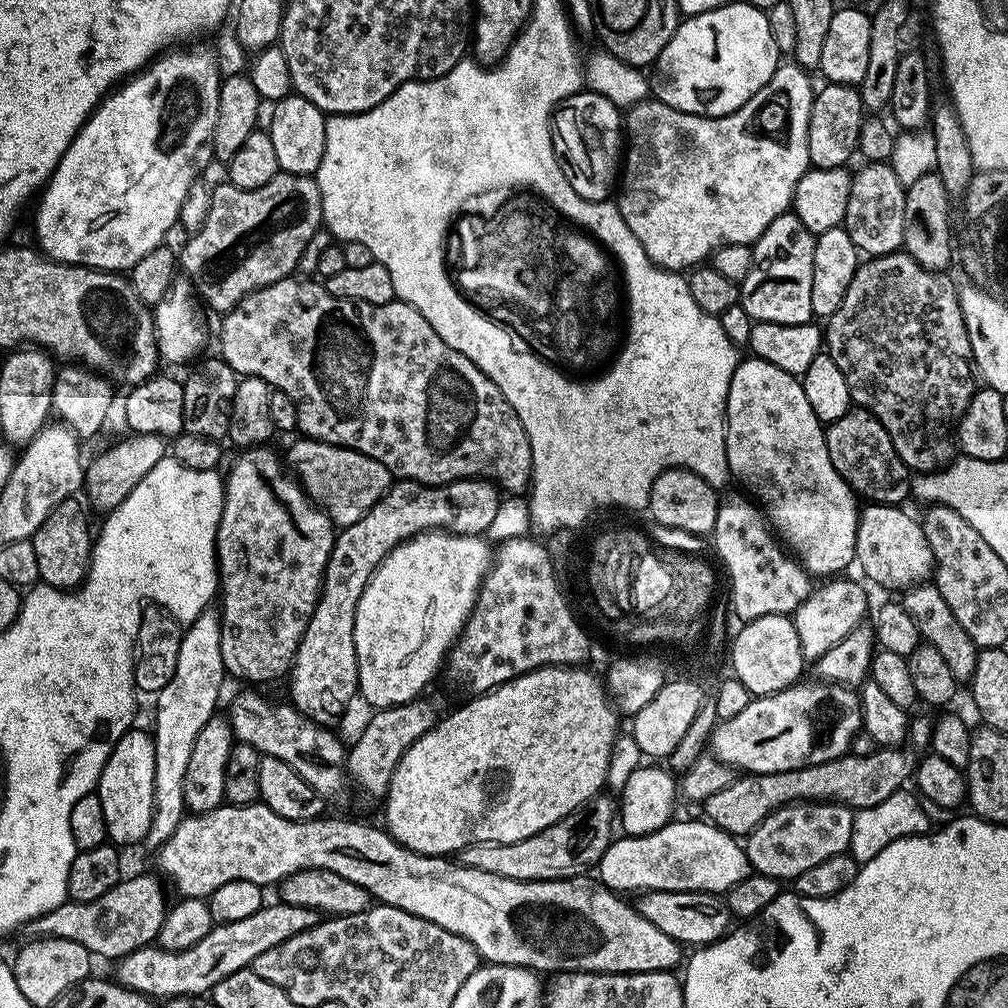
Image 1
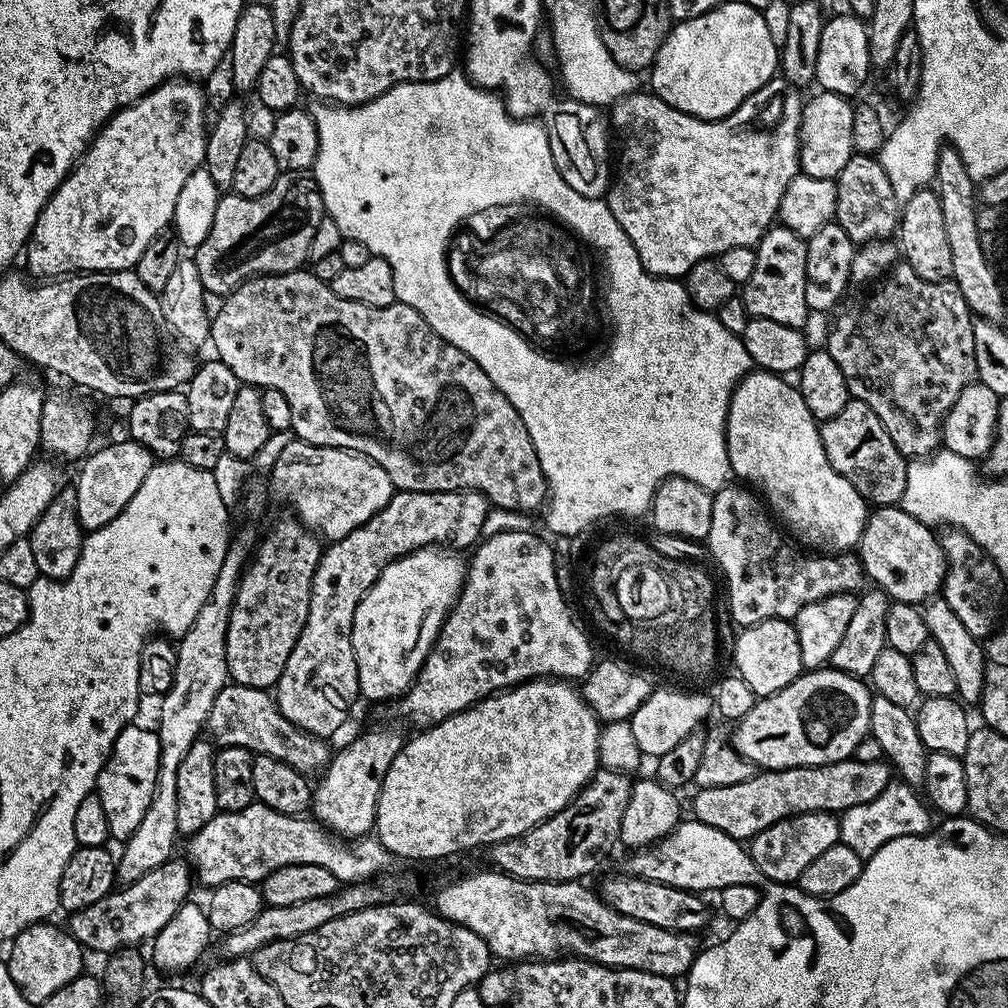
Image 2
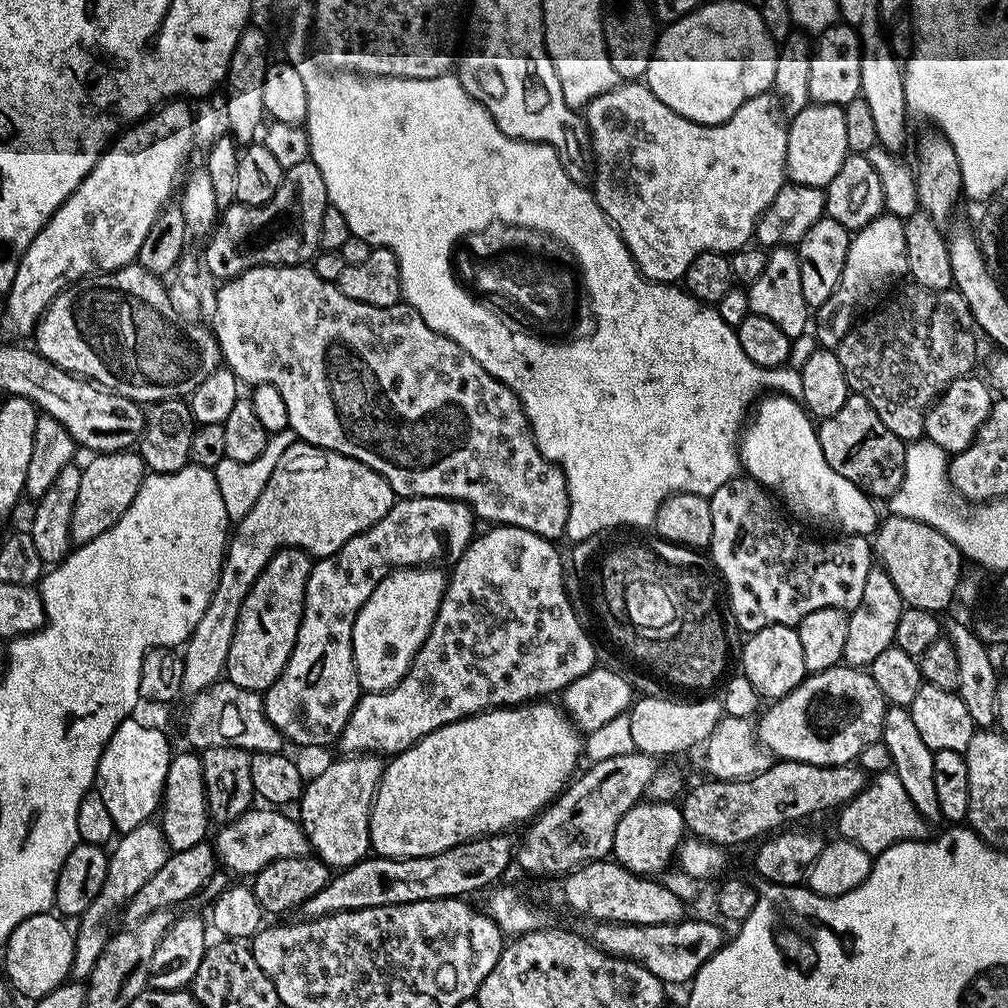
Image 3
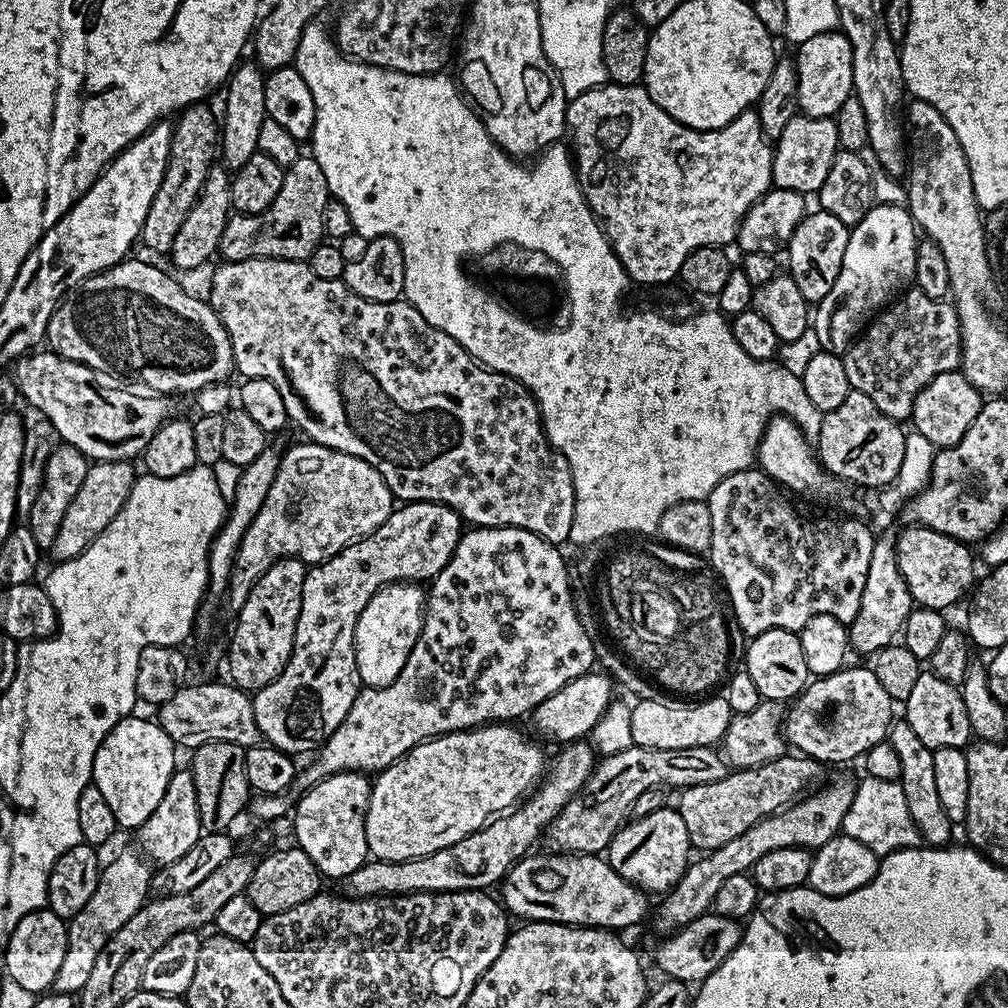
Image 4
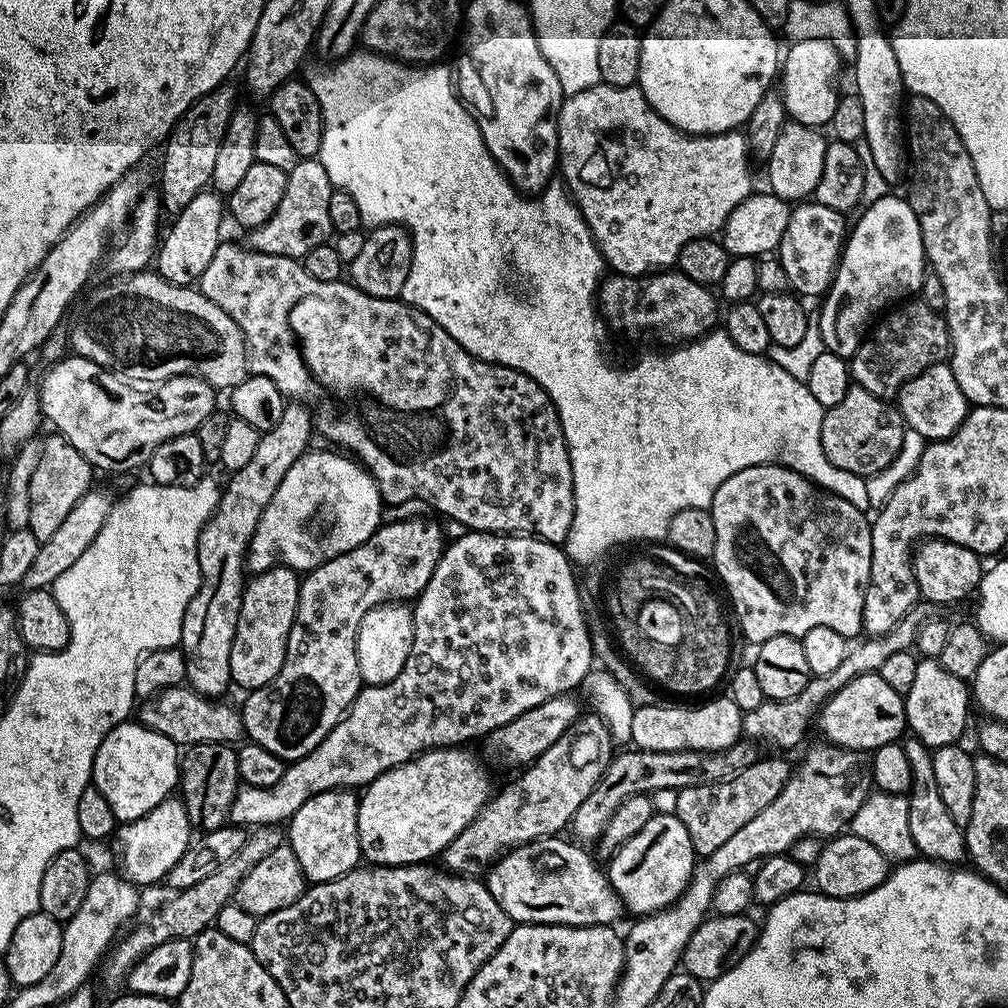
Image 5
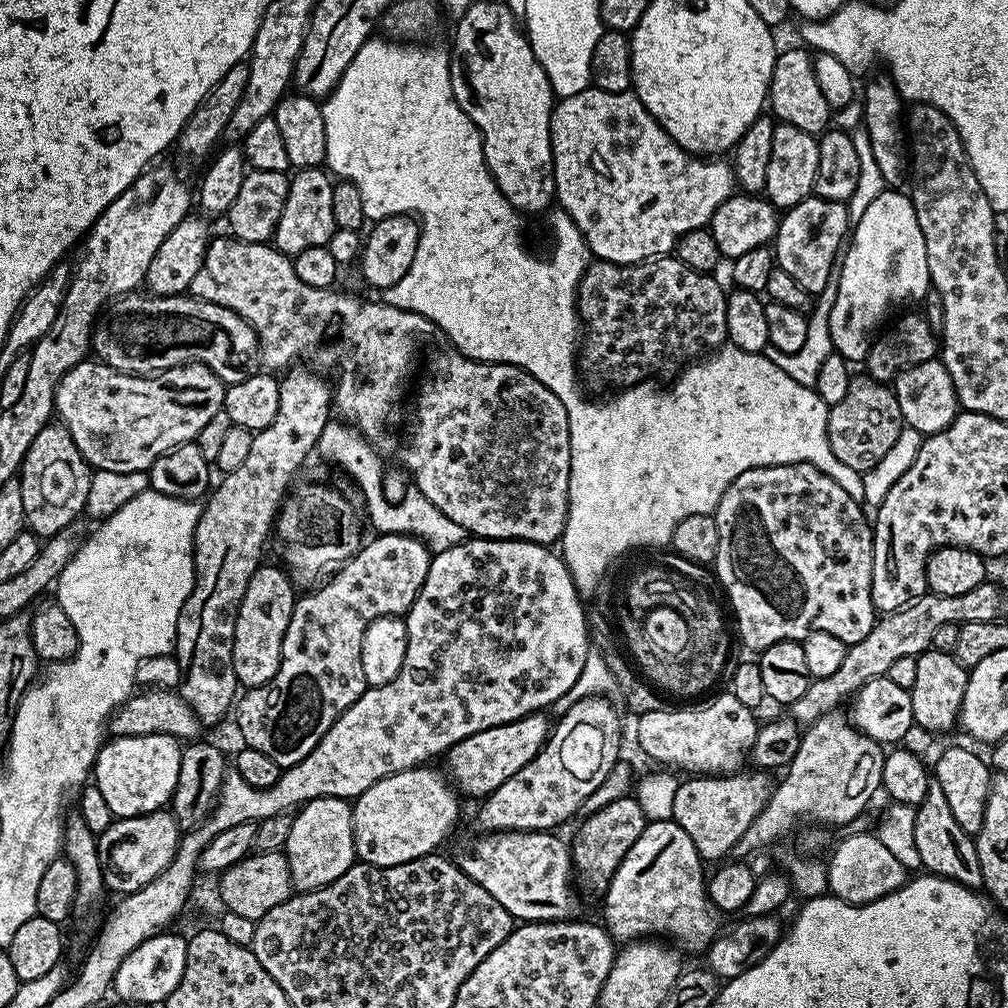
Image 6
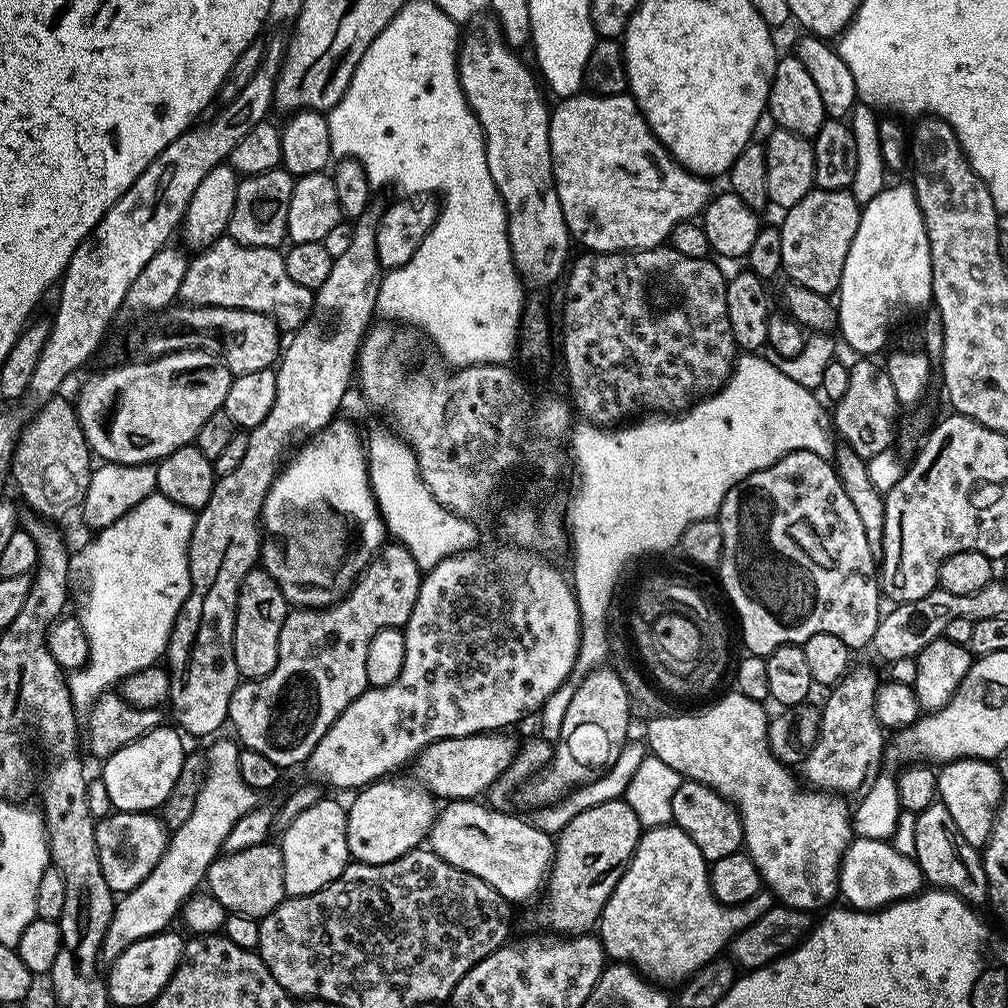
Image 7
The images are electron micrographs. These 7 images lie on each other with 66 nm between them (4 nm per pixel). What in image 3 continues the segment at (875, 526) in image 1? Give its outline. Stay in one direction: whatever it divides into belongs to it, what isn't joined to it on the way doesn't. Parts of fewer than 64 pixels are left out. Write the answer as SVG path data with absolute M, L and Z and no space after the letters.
M893 515L887 519L879 521L874 533L874 556L879 567L890 574L890 582L898 586L898 594L907 607L943 613L943 608L956 600L956 588L962 579L960 571L966 567L958 546L926 522Z

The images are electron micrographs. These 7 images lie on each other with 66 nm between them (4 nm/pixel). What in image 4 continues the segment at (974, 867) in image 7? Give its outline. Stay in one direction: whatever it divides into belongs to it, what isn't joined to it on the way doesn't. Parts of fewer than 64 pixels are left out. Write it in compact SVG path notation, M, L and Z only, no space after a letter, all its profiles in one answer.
M900 718L893 723L892 729L888 732L889 742L894 746L894 751L898 754L898 759L902 762L902 774L899 783L902 791L906 794L907 809L910 810L910 816L913 819L914 826L920 832L920 839L928 846L944 846L949 843L948 840L954 831L954 825L946 810L942 810L942 801L938 799L938 786L934 779L934 751L927 748L910 730L908 721Z

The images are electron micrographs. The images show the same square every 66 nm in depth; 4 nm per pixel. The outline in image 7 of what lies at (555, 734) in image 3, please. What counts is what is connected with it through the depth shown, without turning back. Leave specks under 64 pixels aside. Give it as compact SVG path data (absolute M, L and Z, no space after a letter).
M385 778L359 789L355 793L356 801L347 805L348 821L346 822L346 842L348 855L353 861L361 864L385 864L402 858L407 852L413 852L427 841L432 824L436 820L438 811L437 797L419 783L407 784L400 778Z

